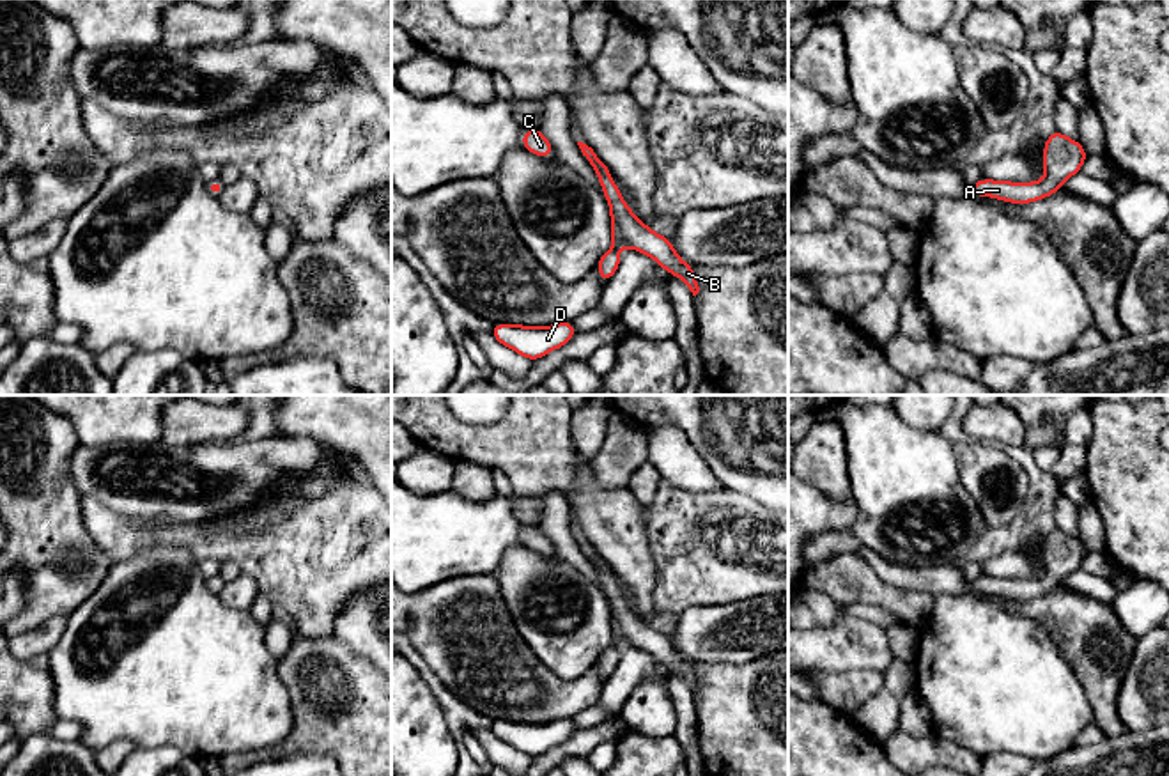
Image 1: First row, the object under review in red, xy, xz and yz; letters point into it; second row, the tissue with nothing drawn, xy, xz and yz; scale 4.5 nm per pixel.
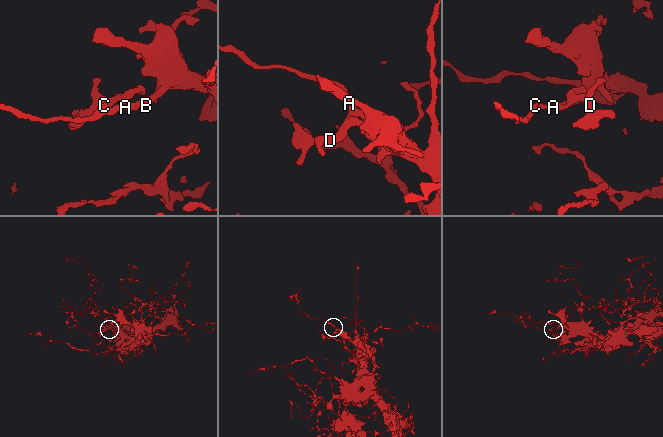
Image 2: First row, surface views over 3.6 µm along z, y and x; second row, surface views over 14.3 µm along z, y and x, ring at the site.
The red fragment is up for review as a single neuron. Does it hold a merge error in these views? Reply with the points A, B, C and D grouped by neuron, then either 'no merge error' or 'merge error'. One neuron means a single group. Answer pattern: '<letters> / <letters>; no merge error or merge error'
A B C D; no merge error

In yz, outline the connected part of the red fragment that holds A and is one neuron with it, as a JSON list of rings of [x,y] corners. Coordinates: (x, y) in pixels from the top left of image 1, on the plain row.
[[[1057,526],[1045,537],[1043,563],[1045,576],[1041,579],[1004,579],[1004,578],[976,578],[969,581],[974,594],[995,594],[1013,601],[1027,601],[1054,592],[1061,581],[1073,570],[1080,569],[1088,549],[1084,544],[1059,530]]]

